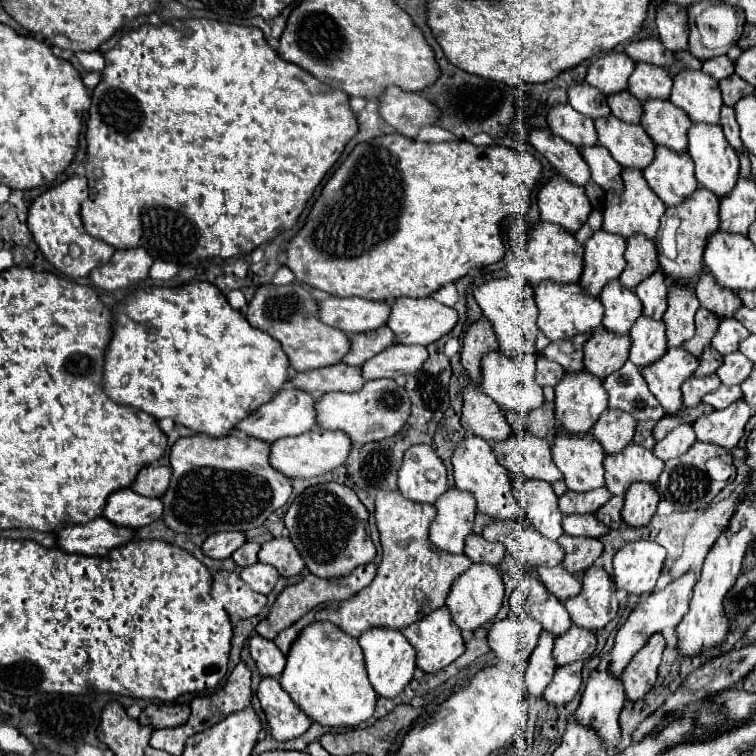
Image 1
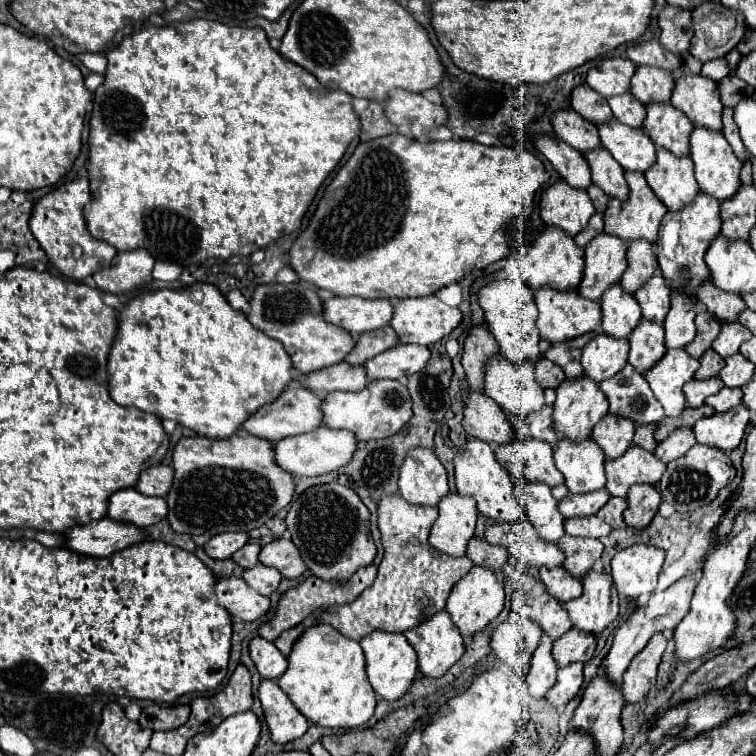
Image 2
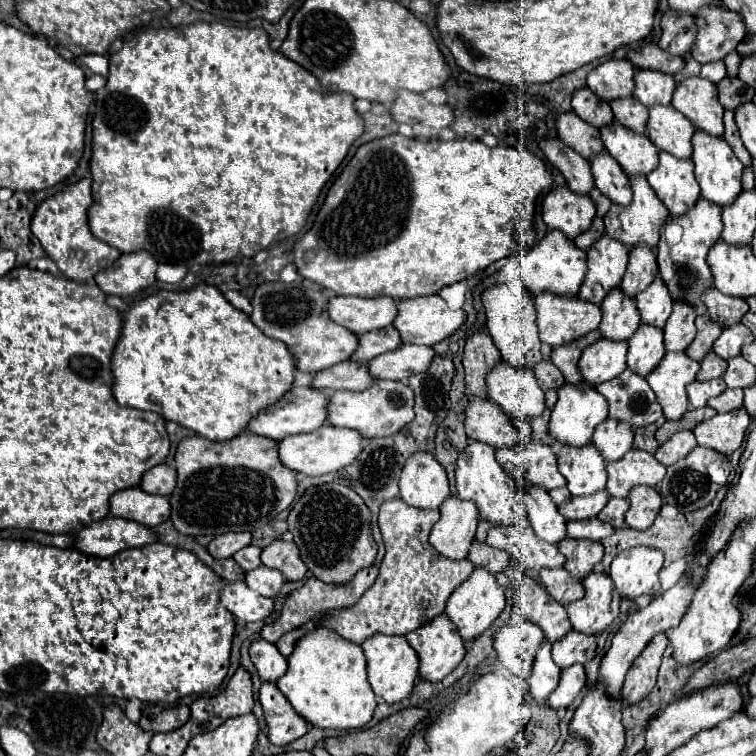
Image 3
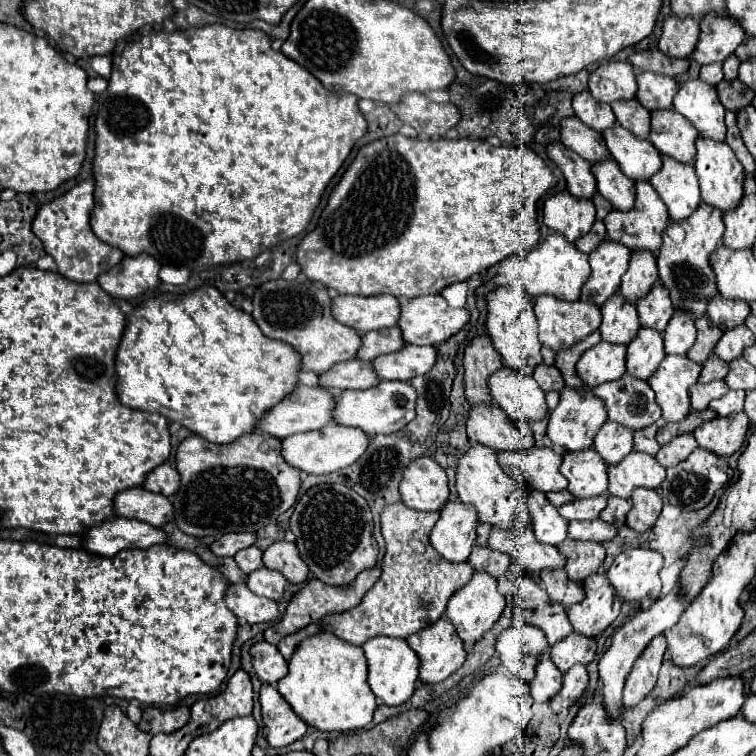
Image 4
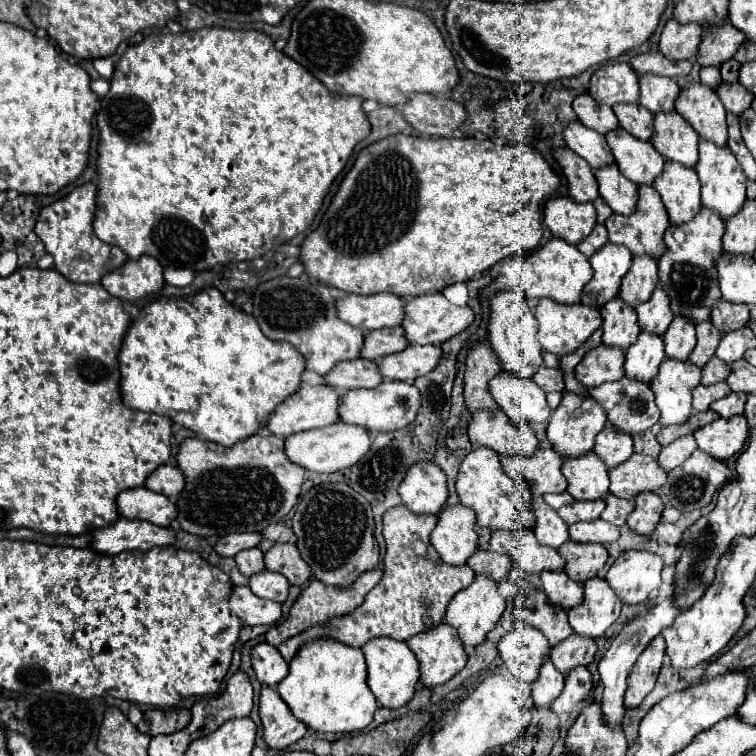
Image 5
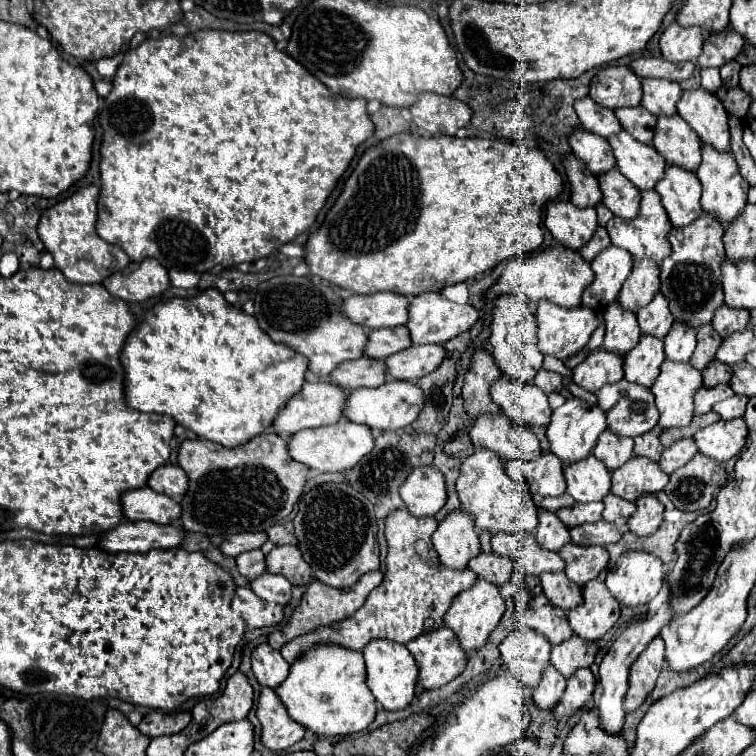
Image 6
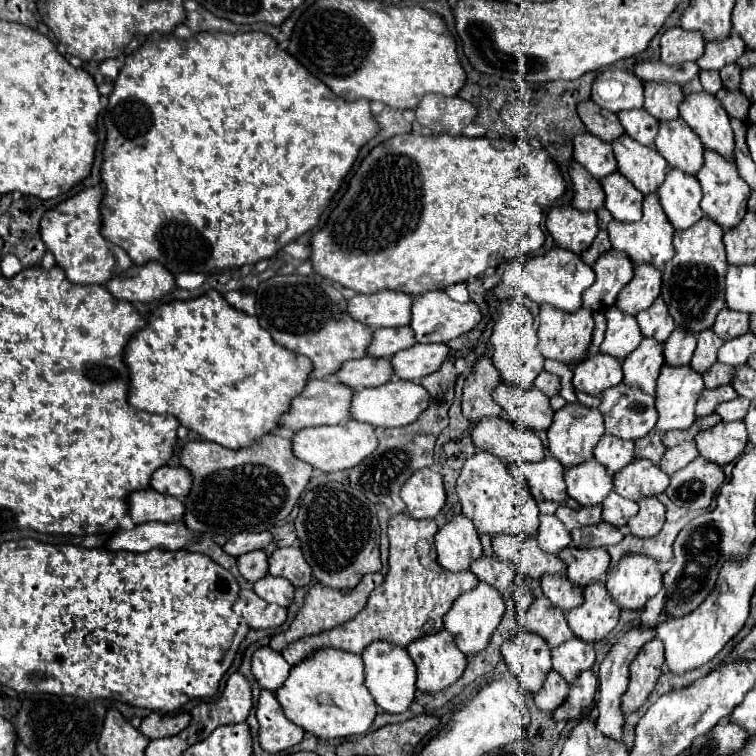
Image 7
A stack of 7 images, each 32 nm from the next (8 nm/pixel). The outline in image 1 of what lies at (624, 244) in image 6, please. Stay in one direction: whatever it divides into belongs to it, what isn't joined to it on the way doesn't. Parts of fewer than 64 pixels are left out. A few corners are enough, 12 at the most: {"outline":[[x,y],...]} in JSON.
{"outline":[[638,168],[604,192],[602,228],[656,238],[666,204]]}

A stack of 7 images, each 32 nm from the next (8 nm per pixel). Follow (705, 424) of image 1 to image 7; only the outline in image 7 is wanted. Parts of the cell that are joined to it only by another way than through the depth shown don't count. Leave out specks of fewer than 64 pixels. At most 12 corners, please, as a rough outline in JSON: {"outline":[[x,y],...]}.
{"outline":[[718,422],[698,432],[700,456],[724,466],[744,452],[746,426]]}

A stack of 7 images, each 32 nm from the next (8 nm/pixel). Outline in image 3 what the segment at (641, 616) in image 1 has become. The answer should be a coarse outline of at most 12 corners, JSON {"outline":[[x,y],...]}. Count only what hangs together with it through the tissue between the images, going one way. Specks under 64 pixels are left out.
{"outline":[[692,584],[652,596],[614,634],[600,678],[620,696],[634,658],[658,632],[680,624]]}

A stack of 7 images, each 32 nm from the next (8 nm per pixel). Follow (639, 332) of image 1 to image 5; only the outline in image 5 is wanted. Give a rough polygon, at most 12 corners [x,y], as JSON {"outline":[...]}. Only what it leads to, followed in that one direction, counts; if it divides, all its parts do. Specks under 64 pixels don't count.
{"outline":[[642,330],[626,350],[626,376],[648,384],[666,358],[658,334]]}

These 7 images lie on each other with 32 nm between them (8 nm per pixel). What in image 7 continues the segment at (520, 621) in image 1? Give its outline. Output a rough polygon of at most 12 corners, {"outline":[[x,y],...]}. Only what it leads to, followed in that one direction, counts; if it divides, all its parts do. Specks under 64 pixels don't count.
{"outline":[[528,628],[502,644],[510,674],[538,692],[552,668],[548,642]]}

